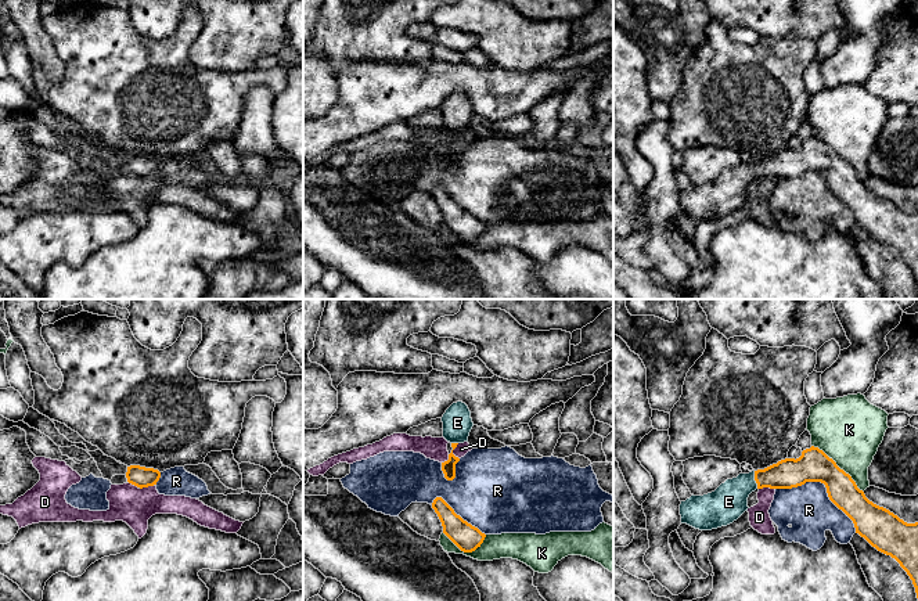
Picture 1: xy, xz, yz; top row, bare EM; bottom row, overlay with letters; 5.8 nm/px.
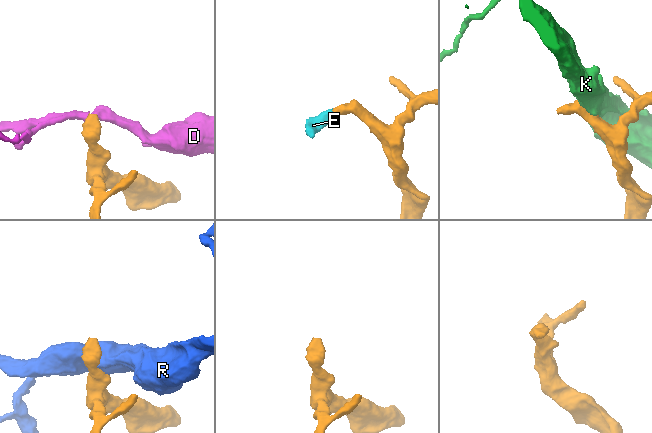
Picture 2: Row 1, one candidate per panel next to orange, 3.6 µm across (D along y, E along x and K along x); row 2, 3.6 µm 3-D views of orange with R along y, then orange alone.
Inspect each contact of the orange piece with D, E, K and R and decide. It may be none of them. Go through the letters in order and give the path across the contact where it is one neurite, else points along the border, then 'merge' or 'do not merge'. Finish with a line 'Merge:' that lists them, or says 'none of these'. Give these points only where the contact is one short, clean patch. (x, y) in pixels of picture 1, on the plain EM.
D: along xz (458, 133), (453, 140), (458, 148) | do not merge
E: across yz (789, 162), (755, 169), (748, 172), (728, 191) | merge
K: do not merge
R: do not merge
Merge: E

